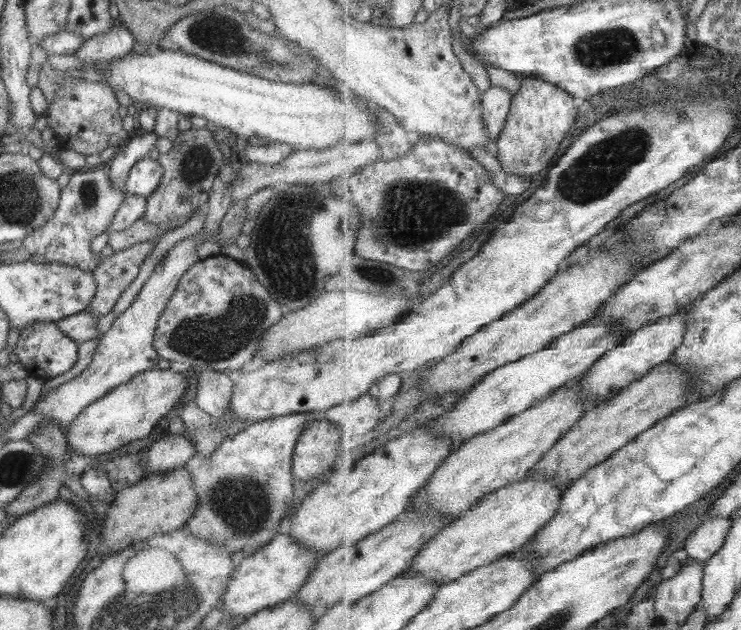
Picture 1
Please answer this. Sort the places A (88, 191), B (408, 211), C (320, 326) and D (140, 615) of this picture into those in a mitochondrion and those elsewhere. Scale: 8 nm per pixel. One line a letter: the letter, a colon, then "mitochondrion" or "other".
A: mitochondrion
B: mitochondrion
C: other
D: mitochondrion

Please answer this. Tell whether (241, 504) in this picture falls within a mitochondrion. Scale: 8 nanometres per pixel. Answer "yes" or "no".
yes

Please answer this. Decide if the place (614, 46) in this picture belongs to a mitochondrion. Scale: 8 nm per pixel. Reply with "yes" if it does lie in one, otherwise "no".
yes

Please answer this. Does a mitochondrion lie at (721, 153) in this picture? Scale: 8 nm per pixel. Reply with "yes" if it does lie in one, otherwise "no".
no

